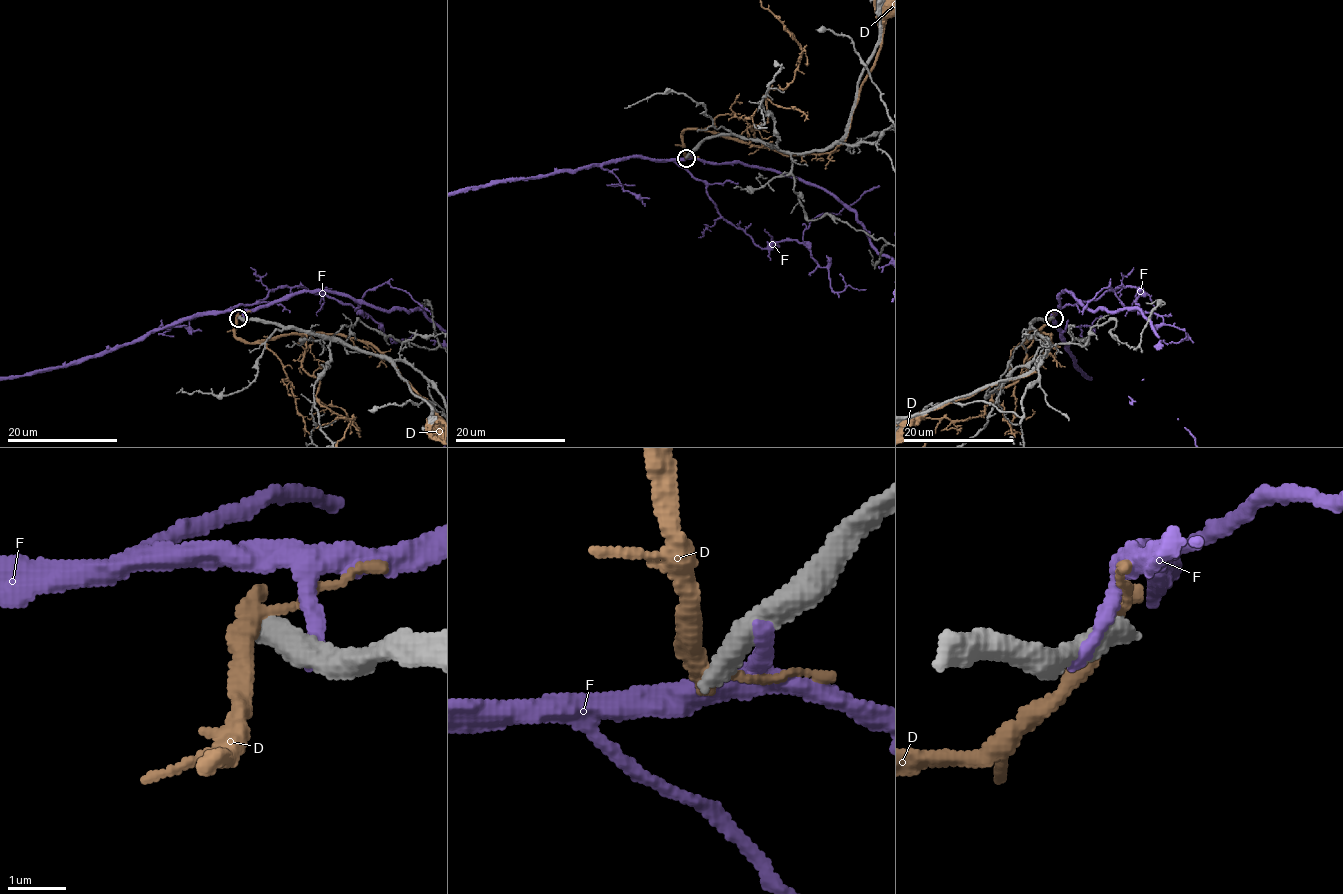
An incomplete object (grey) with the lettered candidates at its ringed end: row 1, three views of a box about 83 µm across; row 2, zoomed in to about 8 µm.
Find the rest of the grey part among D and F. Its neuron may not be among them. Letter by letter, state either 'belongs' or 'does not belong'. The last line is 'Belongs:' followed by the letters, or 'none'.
D: does not belong
F: does not belong
Belongs: none

